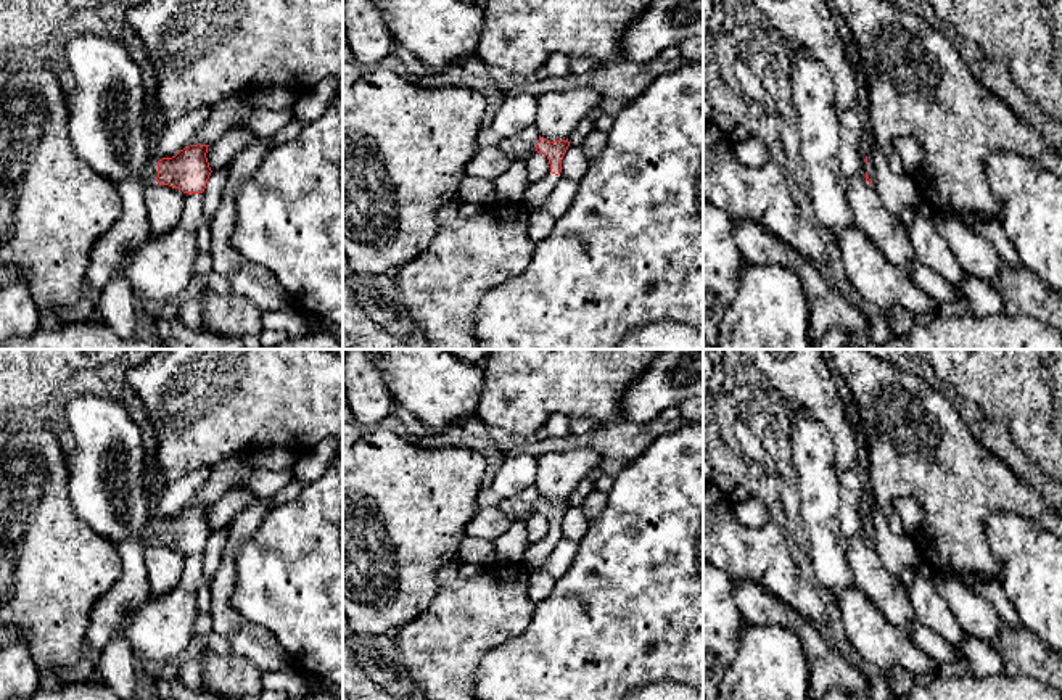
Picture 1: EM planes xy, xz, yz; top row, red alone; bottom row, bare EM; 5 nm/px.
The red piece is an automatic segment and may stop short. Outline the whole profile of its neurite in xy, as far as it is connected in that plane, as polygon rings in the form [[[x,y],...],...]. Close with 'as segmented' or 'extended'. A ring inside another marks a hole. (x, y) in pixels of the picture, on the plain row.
[[[190,505],[172,518],[150,521],[135,539],[114,541],[122,571],[114,586],[100,595],[88,615],[85,645],[101,652],[121,618],[142,607],[148,597],[143,549],[158,542],[183,554],[203,554],[211,536],[209,505]]]; extended

